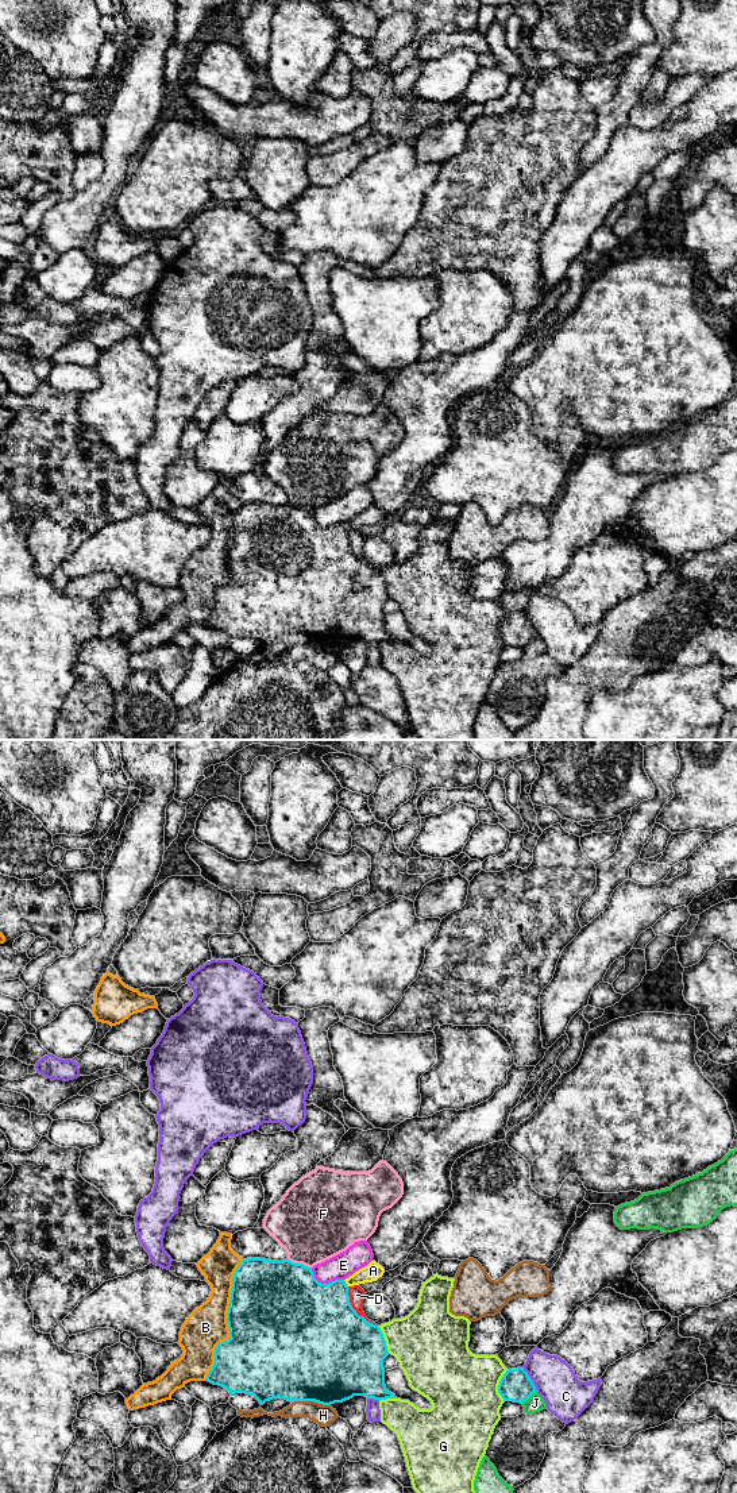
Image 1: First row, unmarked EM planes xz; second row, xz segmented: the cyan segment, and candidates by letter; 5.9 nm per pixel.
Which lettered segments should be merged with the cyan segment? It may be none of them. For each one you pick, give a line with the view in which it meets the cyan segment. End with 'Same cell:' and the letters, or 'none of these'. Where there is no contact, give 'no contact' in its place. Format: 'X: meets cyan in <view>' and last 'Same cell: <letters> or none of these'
A: meets cyan in xz
Same cell: A

